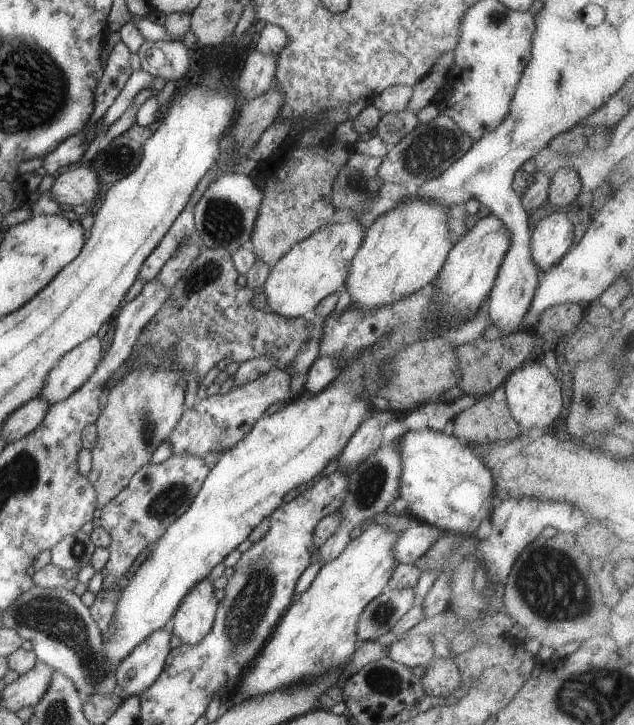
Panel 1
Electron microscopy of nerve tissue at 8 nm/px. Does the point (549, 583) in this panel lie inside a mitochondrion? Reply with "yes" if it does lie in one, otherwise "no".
yes

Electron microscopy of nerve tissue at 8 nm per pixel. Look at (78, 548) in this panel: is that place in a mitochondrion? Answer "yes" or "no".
yes

